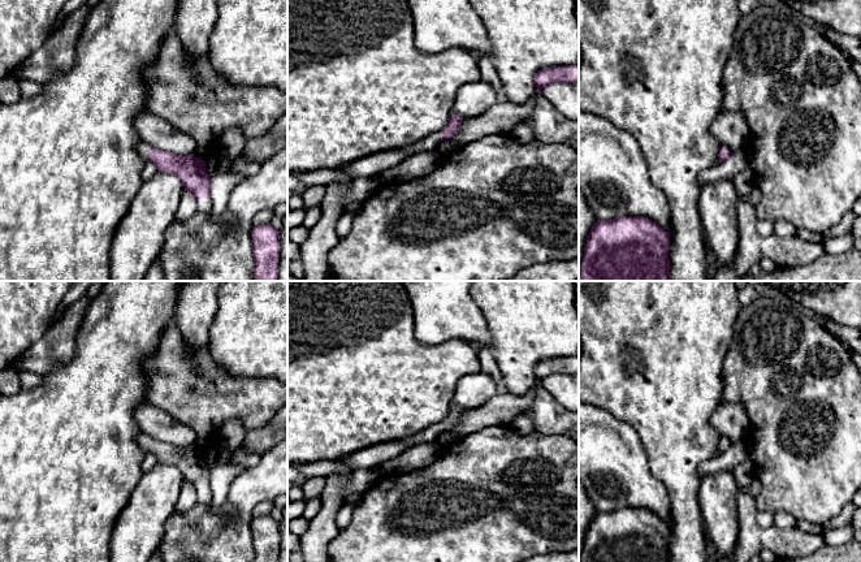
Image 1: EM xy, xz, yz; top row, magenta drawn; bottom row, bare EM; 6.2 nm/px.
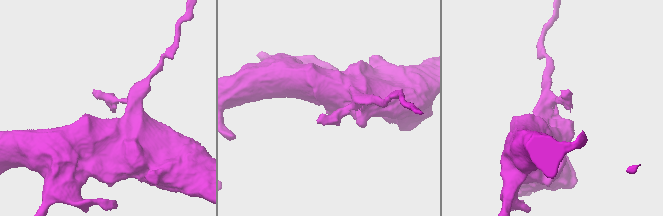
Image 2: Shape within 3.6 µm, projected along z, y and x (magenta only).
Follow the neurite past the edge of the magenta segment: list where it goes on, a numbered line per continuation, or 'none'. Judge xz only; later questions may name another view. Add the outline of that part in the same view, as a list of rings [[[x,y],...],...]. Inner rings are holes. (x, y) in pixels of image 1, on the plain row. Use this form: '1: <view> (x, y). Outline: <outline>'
1: xz (429, 435). Outline: [[[437,423],[434,425],[430,425],[429,428],[403,438],[402,441],[410,448],[416,446],[425,442],[433,442],[437,441],[437,437],[441,435],[441,423]]]

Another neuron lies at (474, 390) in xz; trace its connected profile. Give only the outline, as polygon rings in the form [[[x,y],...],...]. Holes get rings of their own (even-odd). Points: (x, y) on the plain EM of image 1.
[[[477,372],[458,381],[453,403],[464,410],[473,410],[488,403],[498,393],[501,390],[494,380],[486,373]]]

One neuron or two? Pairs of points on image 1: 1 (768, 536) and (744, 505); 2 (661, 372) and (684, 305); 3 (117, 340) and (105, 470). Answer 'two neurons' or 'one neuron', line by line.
1: one neuron
2: one neuron
3: one neuron

